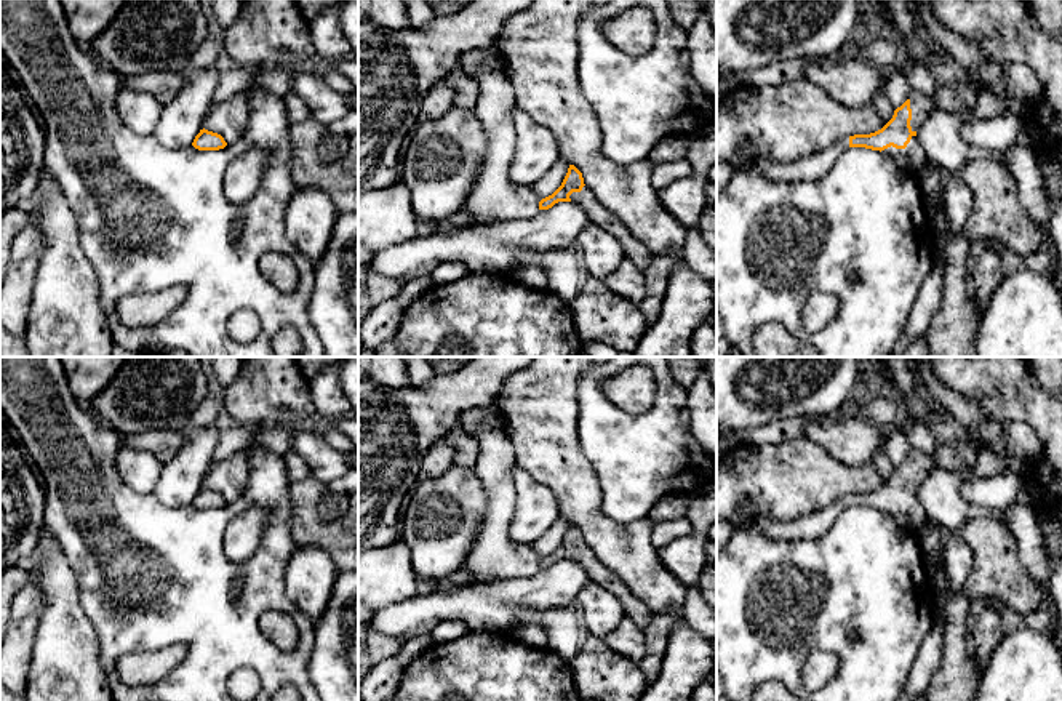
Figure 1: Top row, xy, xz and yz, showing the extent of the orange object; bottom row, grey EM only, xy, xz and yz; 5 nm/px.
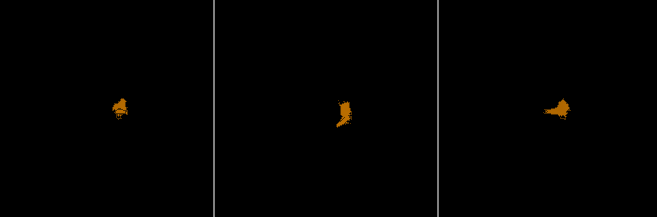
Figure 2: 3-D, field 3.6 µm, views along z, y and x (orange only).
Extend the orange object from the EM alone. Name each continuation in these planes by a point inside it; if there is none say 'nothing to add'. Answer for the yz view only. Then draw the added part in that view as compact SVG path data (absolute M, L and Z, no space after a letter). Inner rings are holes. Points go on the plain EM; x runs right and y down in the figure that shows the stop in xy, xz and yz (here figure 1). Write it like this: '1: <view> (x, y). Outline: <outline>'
1: yz (910, 517). Outline: M912 495L905 507L896 507L891 504L881 511L889 514L899 527L913 533L918 533L923 523L928 522L924 509L916 501L916 495Z
2: yz (813, 525). Outline: M849 495L835 499L812 514L789 522L765 519L760 528L771 539L816 539L828 531L846 507L849 507Z

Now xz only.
1: xz (634, 608). Outline: M587 544L581 551L573 551L569 557L589 573L593 583L609 591L621 602L627 618L635 621L641 629L649 626L653 616L649 608L598 560Z

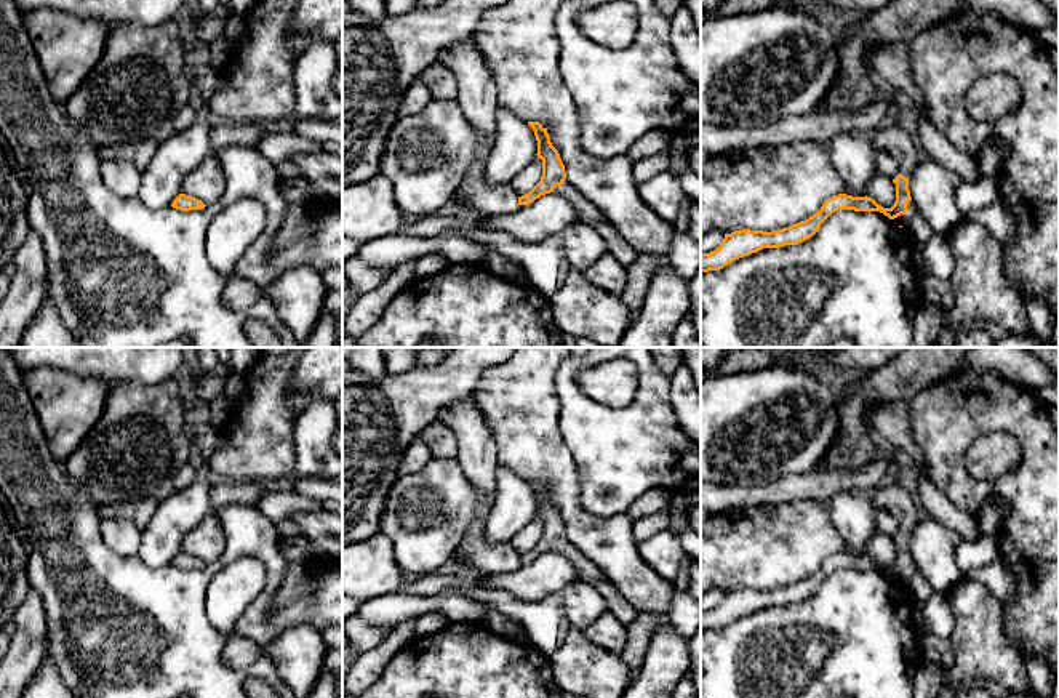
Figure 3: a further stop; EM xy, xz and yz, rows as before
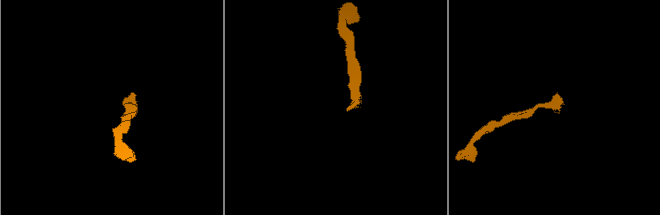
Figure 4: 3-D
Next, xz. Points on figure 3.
1: xz (587, 570). Outline: M568 538L555 544L553 551L565 556L576 568L579 580L589 583L606 602L611 612L625 628L637 620L635 608L621 596L601 570L589 560Z

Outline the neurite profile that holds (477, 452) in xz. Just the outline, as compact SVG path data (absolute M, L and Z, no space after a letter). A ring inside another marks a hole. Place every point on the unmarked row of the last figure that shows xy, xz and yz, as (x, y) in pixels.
M459 399L438 413L458 439L458 455L464 475L477 491L477 512L451 560L483 575L504 575L518 567L518 556L509 543L490 544L485 536L493 506L491 491L498 467L498 445L485 416L472 399Z

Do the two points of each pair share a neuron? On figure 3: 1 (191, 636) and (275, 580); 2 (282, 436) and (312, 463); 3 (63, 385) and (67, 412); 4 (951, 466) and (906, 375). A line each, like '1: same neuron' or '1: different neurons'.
1: same neuron
2: different neurons
3: same neuron
4: different neurons

